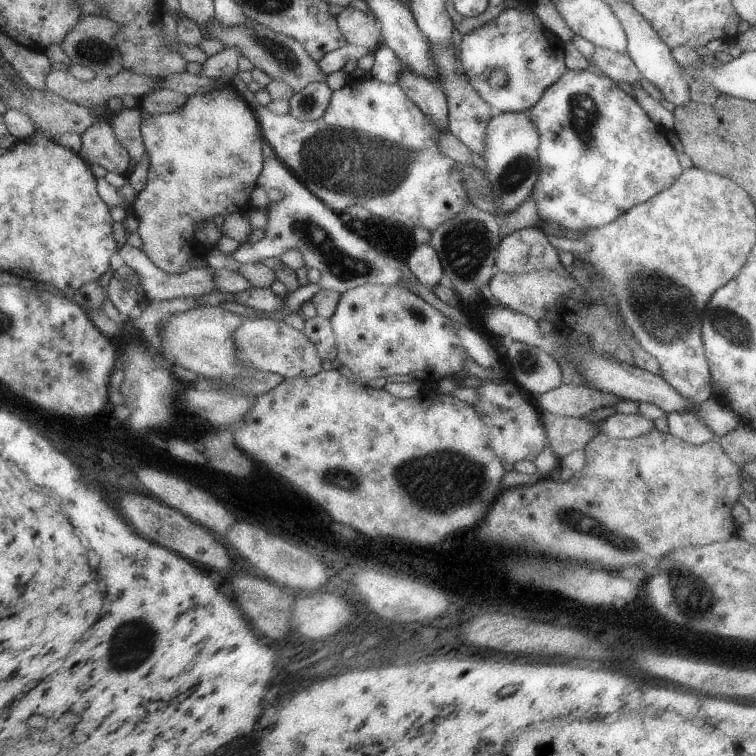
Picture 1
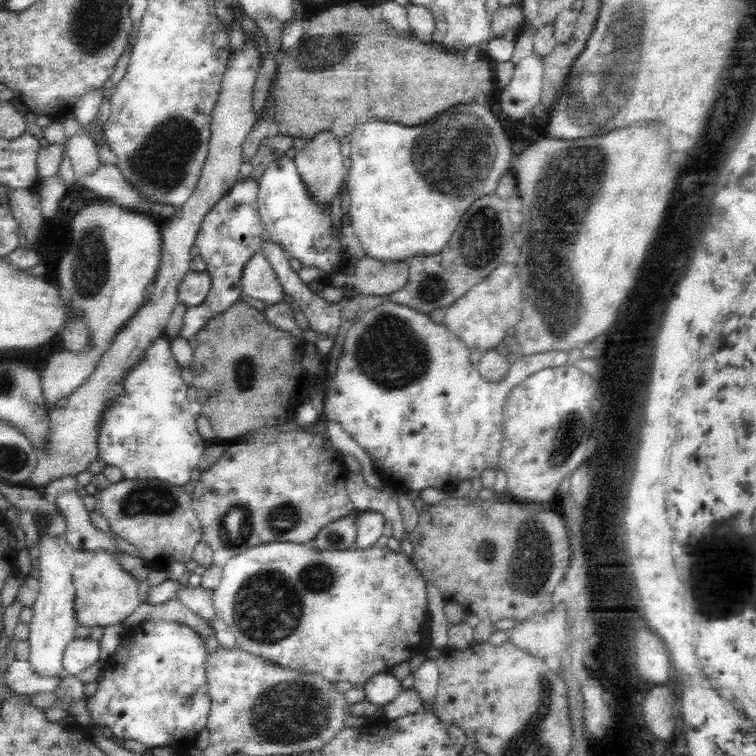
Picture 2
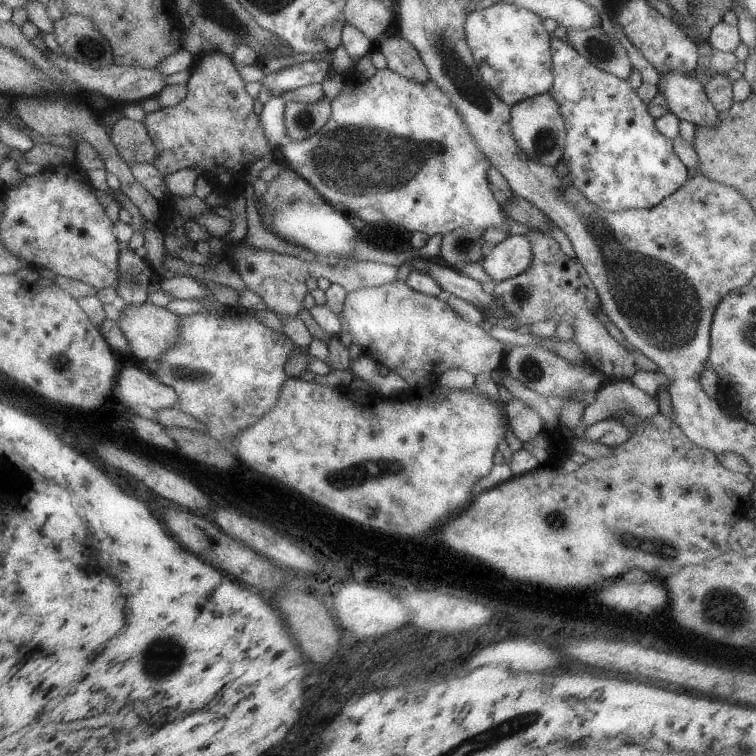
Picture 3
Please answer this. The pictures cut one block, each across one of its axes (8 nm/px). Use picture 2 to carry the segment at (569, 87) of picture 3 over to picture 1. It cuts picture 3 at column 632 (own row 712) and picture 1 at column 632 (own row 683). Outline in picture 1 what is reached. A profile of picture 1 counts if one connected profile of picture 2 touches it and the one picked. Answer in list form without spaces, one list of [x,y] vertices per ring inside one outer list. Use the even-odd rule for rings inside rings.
[[[592,68],[588,70],[582,70],[582,72],[574,72],[574,70],[568,70],[560,76],[560,80],[556,80],[552,86],[546,89],[546,92],[542,95],[542,98],[535,104],[530,110],[527,110],[530,120],[536,126],[538,134],[540,134],[540,146],[538,146],[538,158],[540,158],[539,170],[540,176],[534,188],[532,189],[534,202],[536,202],[536,208],[538,208],[539,218],[542,221],[552,220],[553,223],[560,224],[565,228],[569,228],[572,231],[580,231],[586,228],[600,228],[605,224],[610,224],[613,220],[616,220],[619,216],[622,216],[624,212],[628,212],[630,208],[640,204],[641,202],[654,198],[656,194],[668,190],[671,184],[676,184],[676,180],[682,176],[684,168],[678,160],[678,153],[672,144],[668,142],[668,135],[659,126],[656,126],[652,122],[652,118],[642,110],[642,106],[636,102],[635,98],[632,98],[624,90],[618,86],[617,82],[604,74],[596,74]]]

